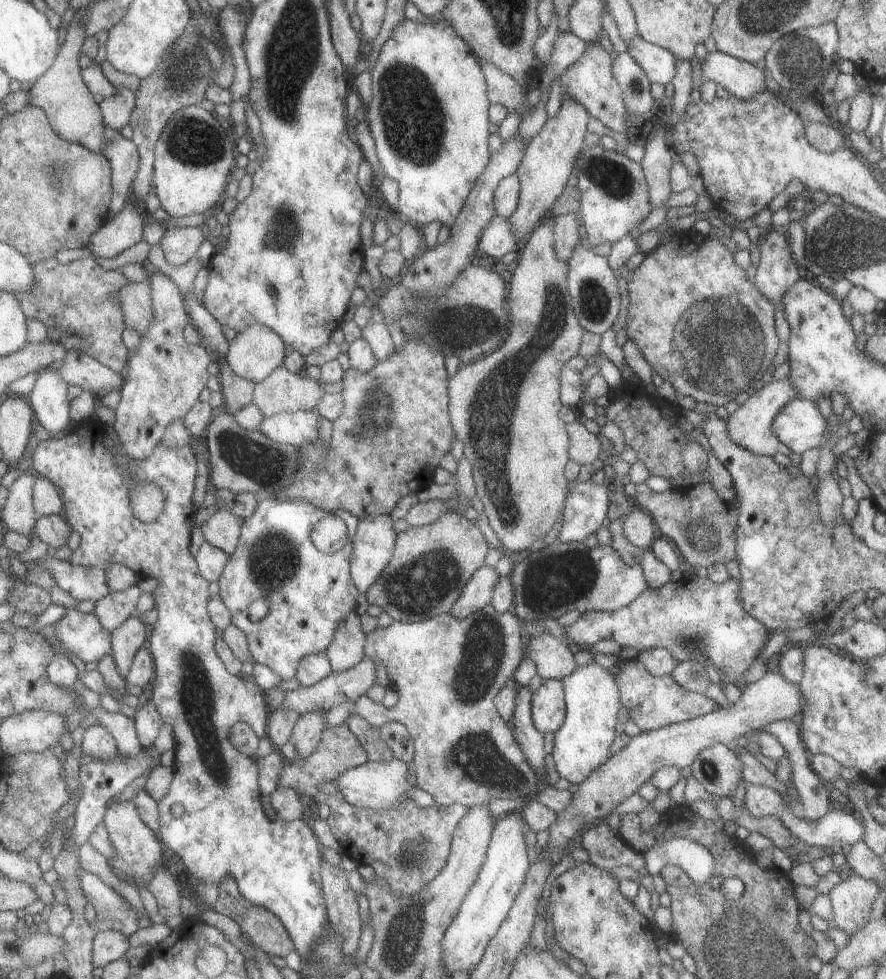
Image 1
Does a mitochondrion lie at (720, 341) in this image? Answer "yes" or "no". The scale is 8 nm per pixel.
yes

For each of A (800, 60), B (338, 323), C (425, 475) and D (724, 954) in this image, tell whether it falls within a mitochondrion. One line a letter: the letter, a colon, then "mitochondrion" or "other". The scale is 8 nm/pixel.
A: mitochondrion
B: other
C: other
D: mitochondrion

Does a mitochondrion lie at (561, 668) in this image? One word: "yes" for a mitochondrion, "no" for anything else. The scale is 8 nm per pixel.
no

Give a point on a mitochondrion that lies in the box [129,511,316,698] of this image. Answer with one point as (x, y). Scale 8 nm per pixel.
(274, 560)

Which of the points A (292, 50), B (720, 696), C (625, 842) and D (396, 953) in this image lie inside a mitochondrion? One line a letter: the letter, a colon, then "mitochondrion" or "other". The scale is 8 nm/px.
A: mitochondrion
B: other
C: other
D: mitochondrion

